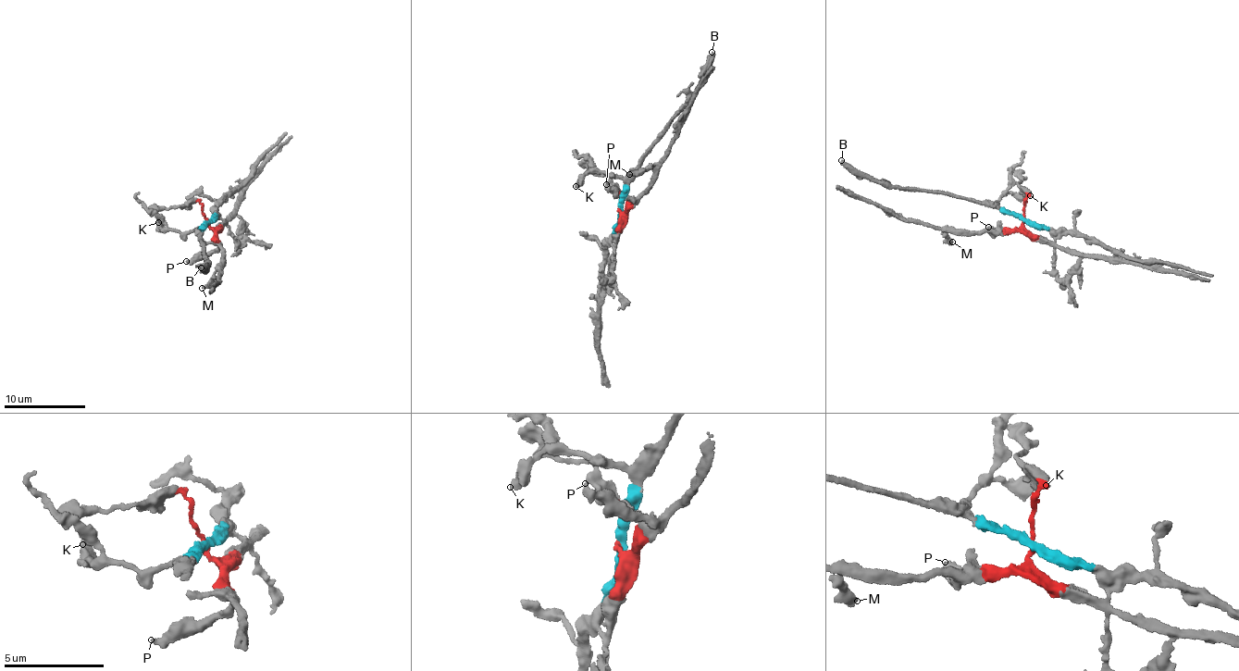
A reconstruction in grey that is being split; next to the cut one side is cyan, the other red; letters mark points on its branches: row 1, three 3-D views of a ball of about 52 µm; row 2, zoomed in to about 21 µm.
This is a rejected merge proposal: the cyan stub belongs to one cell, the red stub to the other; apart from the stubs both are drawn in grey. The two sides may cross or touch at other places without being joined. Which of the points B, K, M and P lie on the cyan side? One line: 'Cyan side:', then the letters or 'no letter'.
Cyan side: B, K

